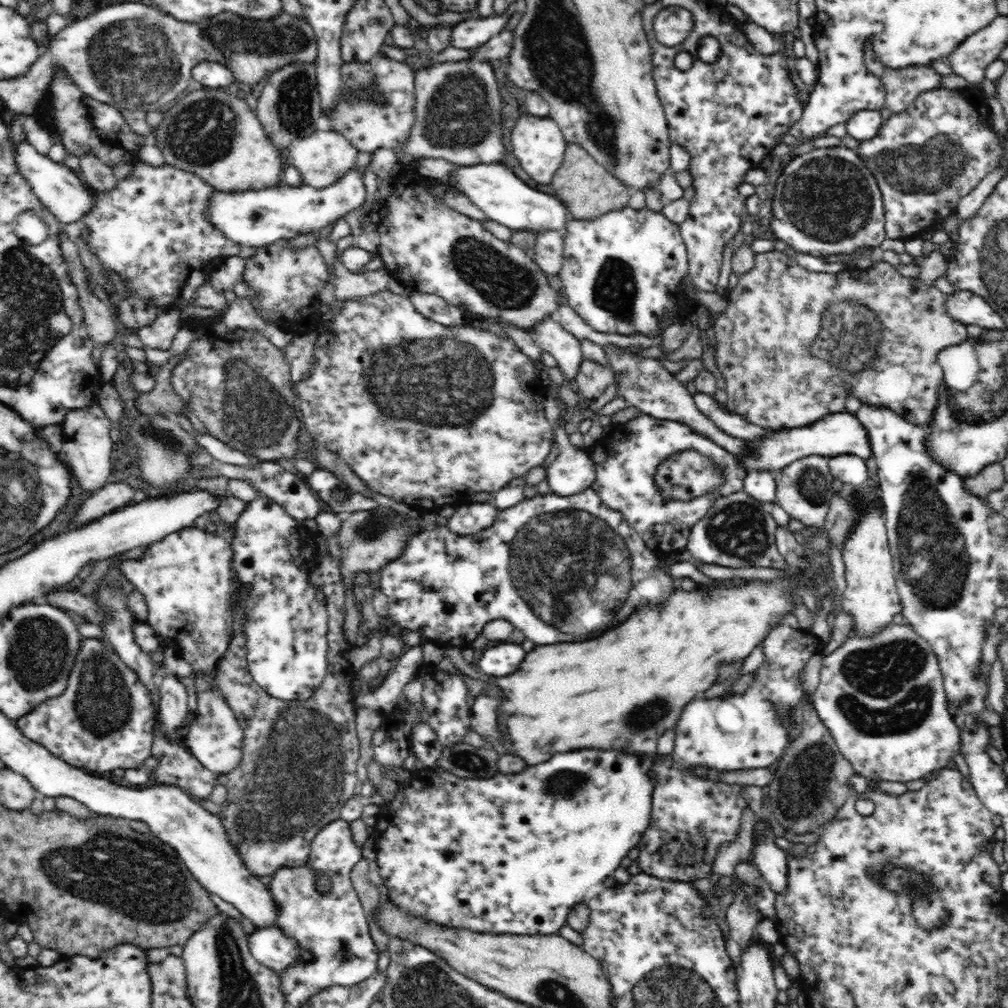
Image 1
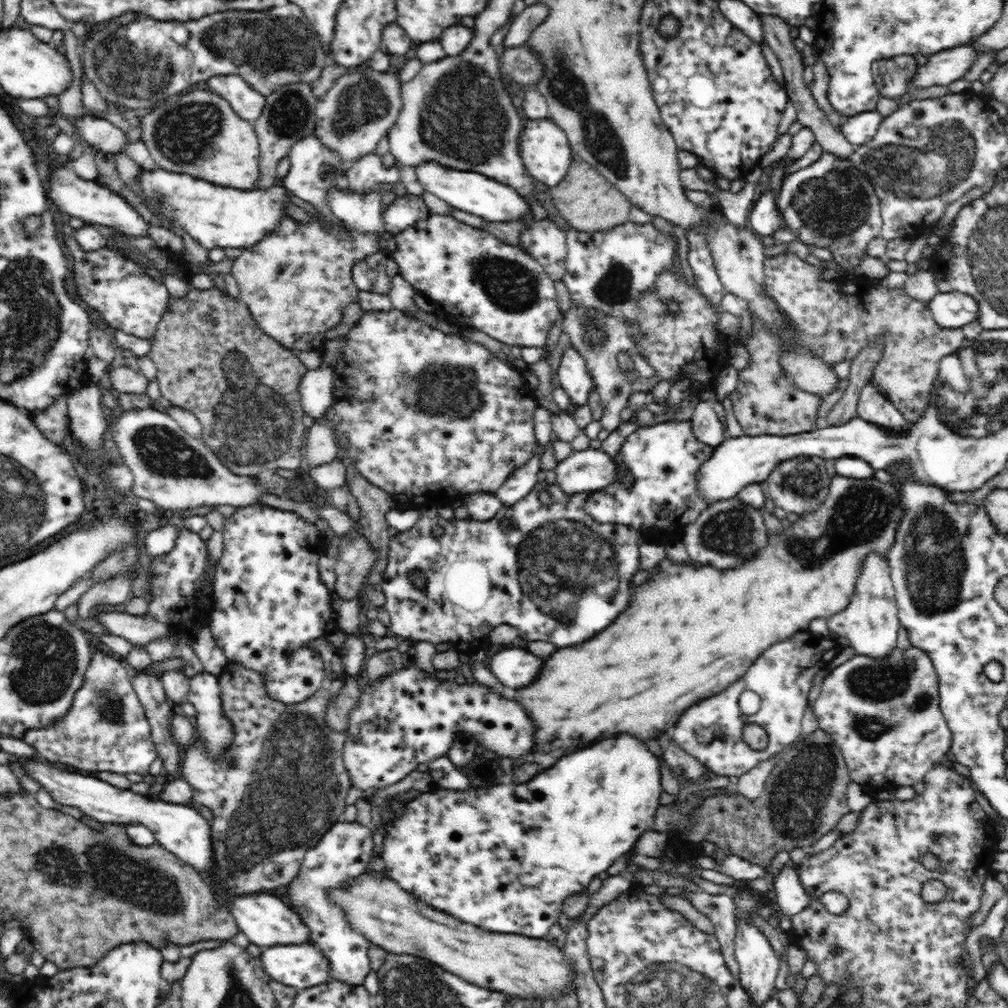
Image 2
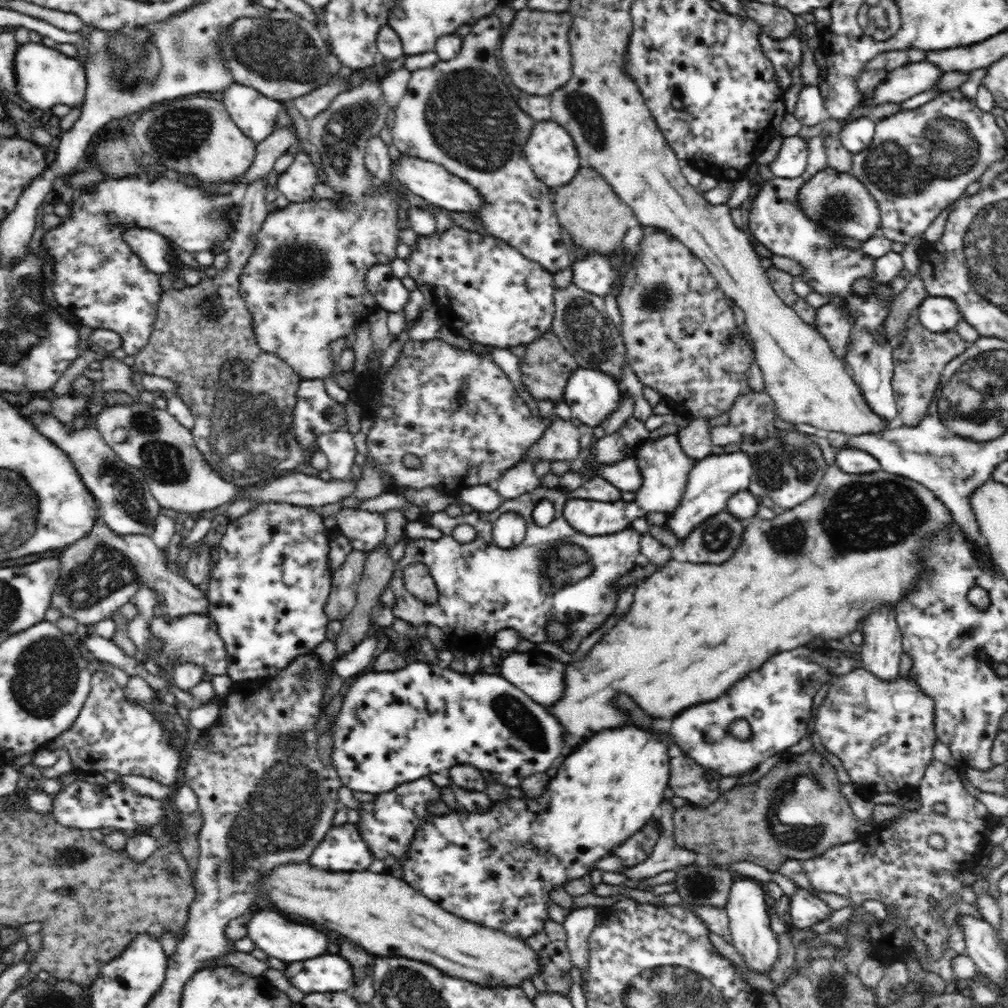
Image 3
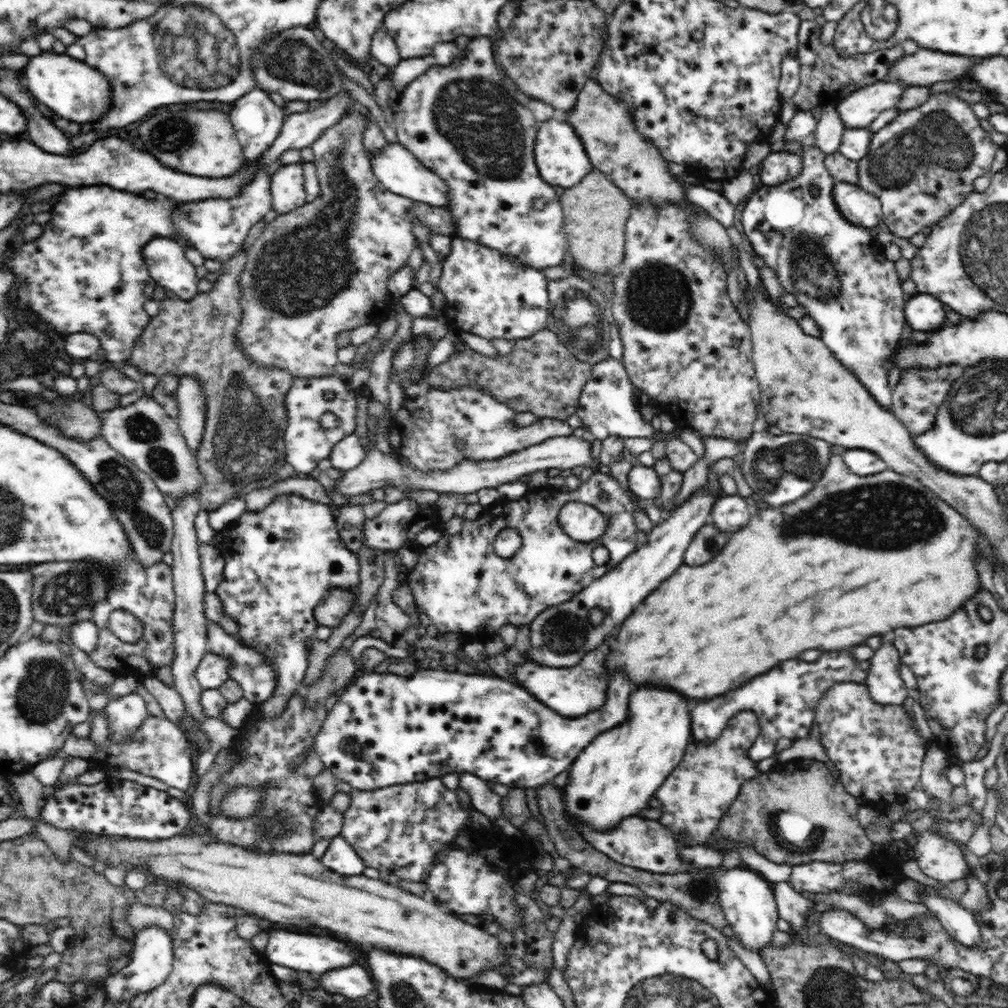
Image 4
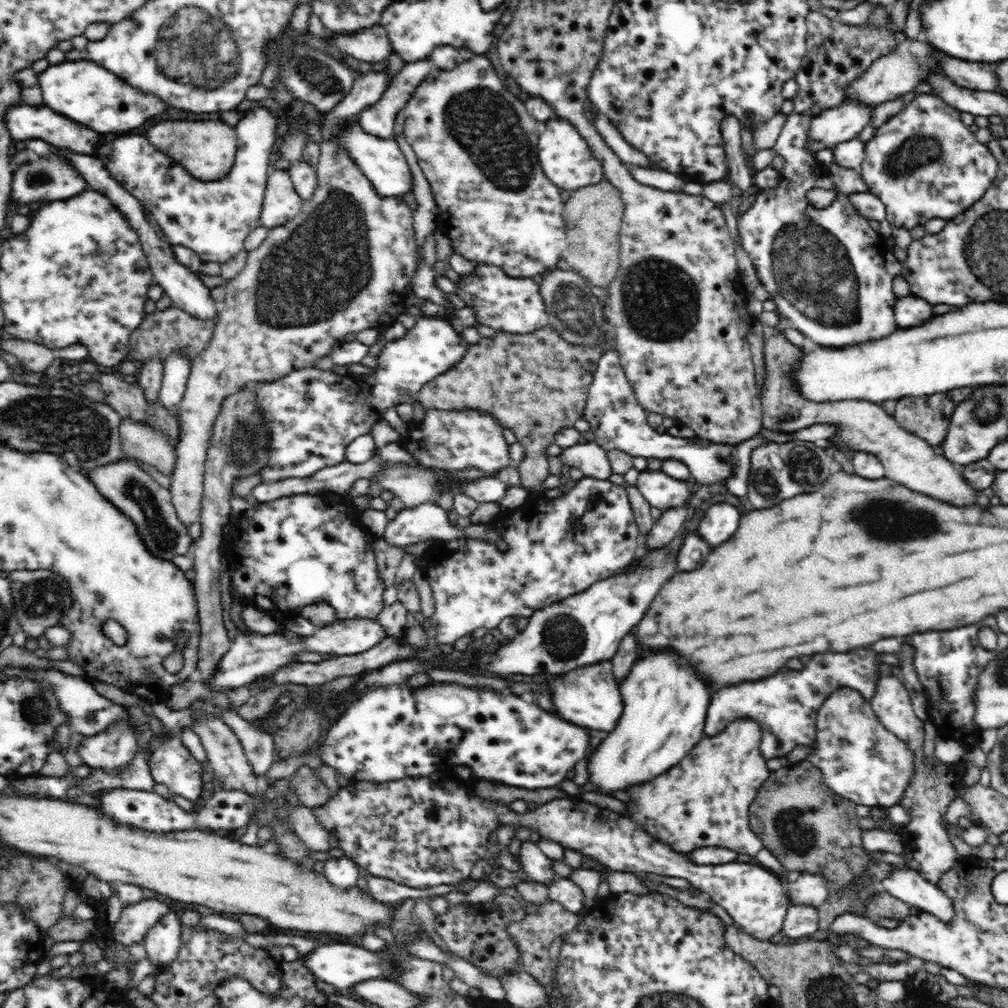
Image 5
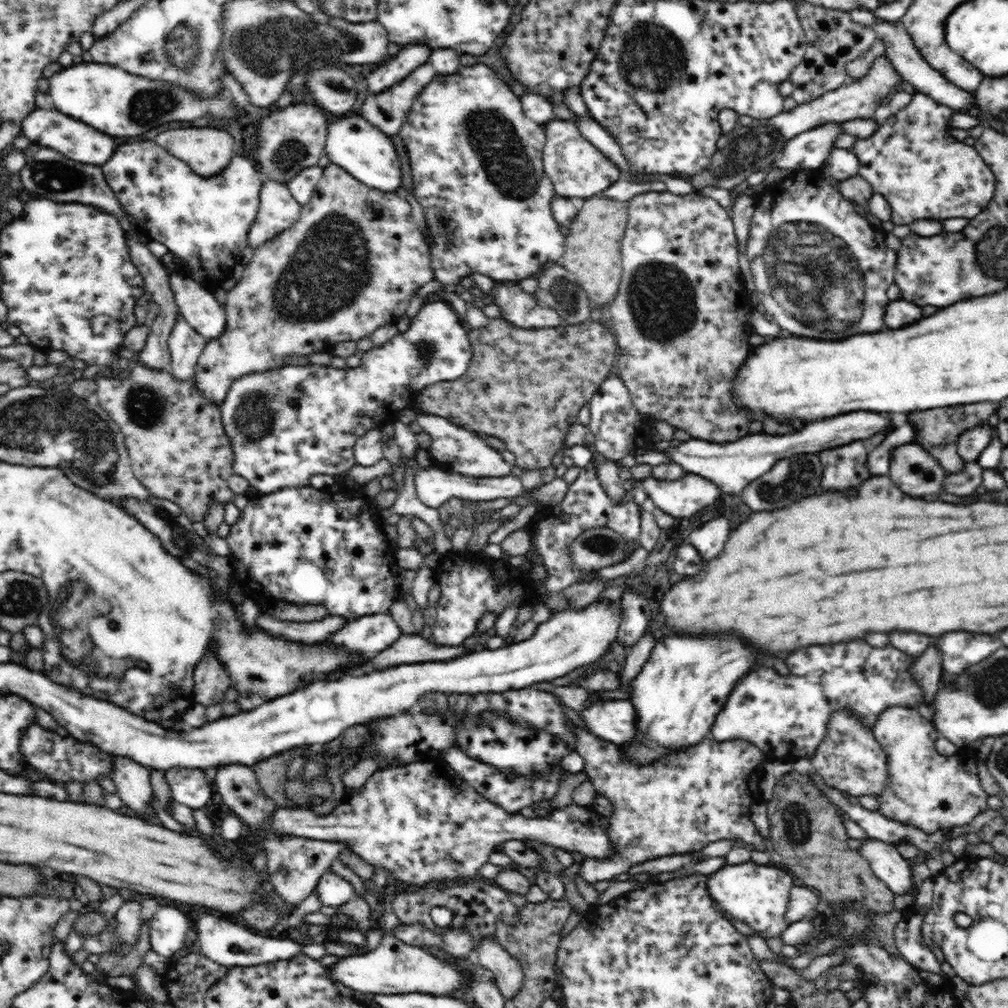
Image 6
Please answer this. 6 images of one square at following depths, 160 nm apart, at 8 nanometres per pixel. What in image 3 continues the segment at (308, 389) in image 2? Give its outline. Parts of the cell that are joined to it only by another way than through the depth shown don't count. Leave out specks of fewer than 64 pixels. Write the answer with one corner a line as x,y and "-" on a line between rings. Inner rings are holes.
347,429
336,432
324,432
319,438
324,442
324,456
328,459
326,470
332,479
344,480
352,475
352,464
356,458
356,446

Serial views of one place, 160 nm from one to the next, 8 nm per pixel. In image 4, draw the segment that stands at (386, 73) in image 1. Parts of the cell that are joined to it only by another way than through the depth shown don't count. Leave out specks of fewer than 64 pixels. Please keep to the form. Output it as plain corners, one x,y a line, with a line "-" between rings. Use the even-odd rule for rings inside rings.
356,106
354,109
348,110
346,116
342,116
336,124
332,124
324,130
324,134
311,146
313,151
312,162
315,164
321,188
320,196
312,200
309,199
304,206
300,206
292,212
278,215
273,221
266,224
263,232
248,249
247,264
244,266
244,272
240,275
242,320
240,320
236,335
238,335
237,339
241,344
243,353
264,368
287,370
292,376
302,378
332,376
335,374
334,366
339,362
337,359
338,348
336,347
338,334
344,331
352,331
367,324
378,326
386,317
394,314
392,310
394,299
392,298
392,292
388,292
388,278
400,268
408,265
410,254
417,240
412,233
412,222
416,217
413,213
415,201
388,192
373,173
369,155
363,143
363,132
368,121
368,114
365,109

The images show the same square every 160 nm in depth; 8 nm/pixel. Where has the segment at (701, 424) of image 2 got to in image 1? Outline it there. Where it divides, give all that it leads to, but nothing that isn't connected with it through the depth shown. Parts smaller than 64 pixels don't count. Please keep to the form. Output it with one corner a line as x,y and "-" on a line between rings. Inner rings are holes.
698,391
693,396
693,400
696,408
704,416
707,416
722,432
734,438
754,441
774,431
771,428
762,428
748,422
741,414
730,411
725,405
716,402
713,396
708,394

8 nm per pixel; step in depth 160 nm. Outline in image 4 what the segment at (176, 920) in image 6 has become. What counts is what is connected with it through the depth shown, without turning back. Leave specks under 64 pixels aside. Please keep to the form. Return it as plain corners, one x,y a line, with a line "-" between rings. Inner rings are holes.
151,926
137,932
128,965
115,975
109,973
100,983
106,998
113,998
120,1004
123,1000
136,998
138,994
147,993
160,986
173,968
174,949
172,948
174,948
172,935
158,926

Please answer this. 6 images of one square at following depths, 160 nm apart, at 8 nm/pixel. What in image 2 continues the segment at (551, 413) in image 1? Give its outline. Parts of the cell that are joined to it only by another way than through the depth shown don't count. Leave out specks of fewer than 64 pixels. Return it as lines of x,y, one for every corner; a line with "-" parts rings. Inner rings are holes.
588,447
558,461
556,484
565,494
600,490
616,482
616,463
600,448

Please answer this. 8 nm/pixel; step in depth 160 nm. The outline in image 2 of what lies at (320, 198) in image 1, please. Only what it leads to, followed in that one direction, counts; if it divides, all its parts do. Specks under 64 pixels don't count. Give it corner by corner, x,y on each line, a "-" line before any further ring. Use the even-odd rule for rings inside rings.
370,153
359,158
345,172
350,191
366,194
374,191
381,183
391,186
400,181
400,173
396,166
385,168
377,153
-
160,168
154,171
140,171
138,182
142,188
142,198
147,204
159,210
160,214
166,216
170,223
176,222
186,234
190,234
192,240
208,251
214,248
243,250
251,247
271,233
280,220
288,217
284,213
284,206
290,203
286,194
291,192
285,186
274,185
268,190
226,188
197,179
189,174
168,172

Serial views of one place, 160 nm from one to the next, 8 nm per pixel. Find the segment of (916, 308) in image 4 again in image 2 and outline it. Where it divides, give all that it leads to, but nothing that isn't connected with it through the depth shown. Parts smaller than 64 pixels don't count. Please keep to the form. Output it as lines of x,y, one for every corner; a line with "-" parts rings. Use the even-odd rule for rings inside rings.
958,292
939,293
927,305
936,325
943,328
961,328
978,318
977,301

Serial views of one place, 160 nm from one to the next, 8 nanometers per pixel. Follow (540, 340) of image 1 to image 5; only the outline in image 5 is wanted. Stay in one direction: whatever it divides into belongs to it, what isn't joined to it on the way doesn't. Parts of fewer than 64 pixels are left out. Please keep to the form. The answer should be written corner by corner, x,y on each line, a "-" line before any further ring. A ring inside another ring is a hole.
614,348
606,350
594,370
593,381
588,390
583,417
594,433
594,442
607,452
617,448
630,456
644,458
673,458
681,460
689,468
691,480
699,484
722,484
734,474
733,445
716,444
701,437
684,438
670,435
664,430
654,430
648,425
647,410
638,402
618,353

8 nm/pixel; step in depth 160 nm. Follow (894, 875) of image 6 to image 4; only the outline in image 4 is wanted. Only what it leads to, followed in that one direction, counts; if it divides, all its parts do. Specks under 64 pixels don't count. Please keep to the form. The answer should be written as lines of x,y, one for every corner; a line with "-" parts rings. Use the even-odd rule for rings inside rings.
932,888
921,902
935,913
935,917
948,934
960,944
973,947
983,941
980,927
972,911
963,909
958,902
938,895

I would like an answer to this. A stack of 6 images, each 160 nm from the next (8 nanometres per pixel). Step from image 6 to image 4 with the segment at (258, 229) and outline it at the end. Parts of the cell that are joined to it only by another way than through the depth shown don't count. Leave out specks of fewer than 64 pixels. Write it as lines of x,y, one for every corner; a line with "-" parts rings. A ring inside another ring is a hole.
302,163
282,165
271,175
271,208
276,214
292,212
309,200
304,190

